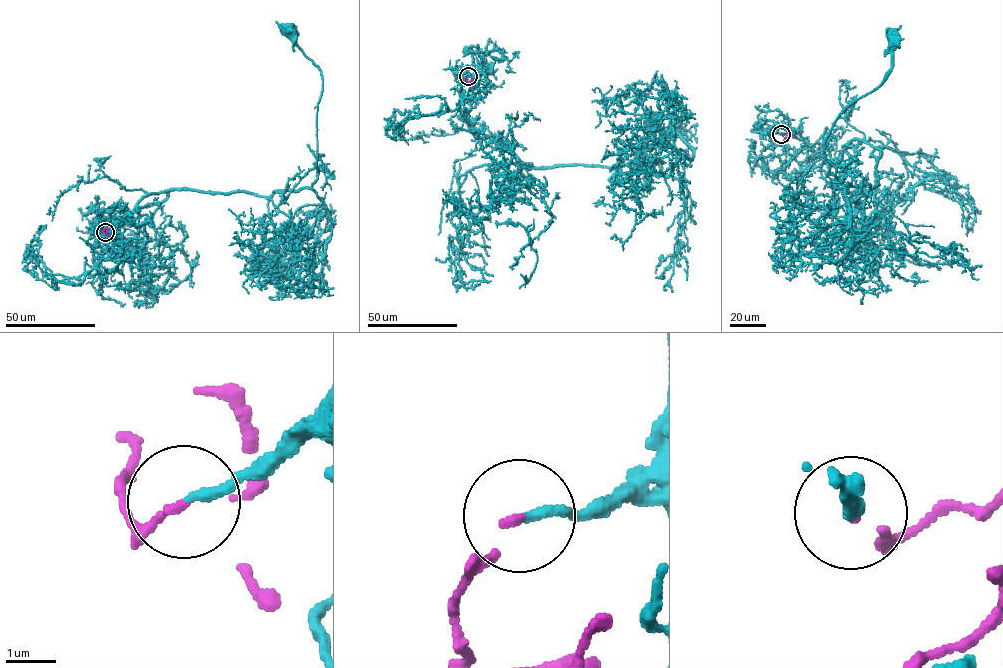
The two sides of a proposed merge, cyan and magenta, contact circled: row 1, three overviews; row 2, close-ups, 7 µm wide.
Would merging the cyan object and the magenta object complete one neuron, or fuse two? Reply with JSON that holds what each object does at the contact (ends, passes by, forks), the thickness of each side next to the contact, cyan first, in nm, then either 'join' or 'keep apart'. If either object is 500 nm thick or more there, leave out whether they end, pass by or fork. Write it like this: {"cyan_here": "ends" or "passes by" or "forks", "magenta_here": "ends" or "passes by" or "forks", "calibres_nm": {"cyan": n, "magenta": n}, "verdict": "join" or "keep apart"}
{"cyan_here": "ends", "magenta_here": "ends", "calibres_nm": {"cyan": 190, "magenta": 120}, "verdict": "join"}

